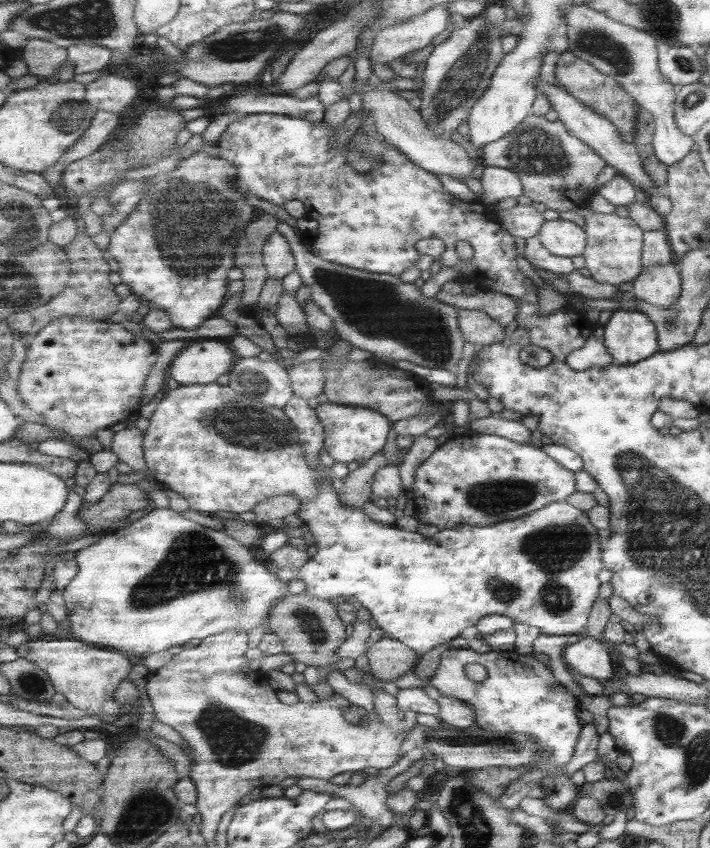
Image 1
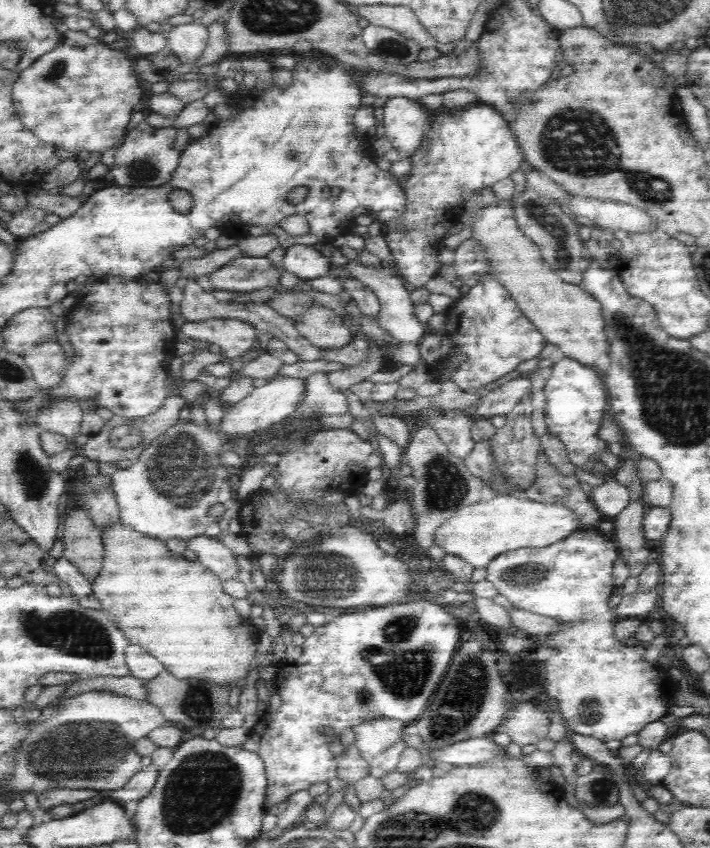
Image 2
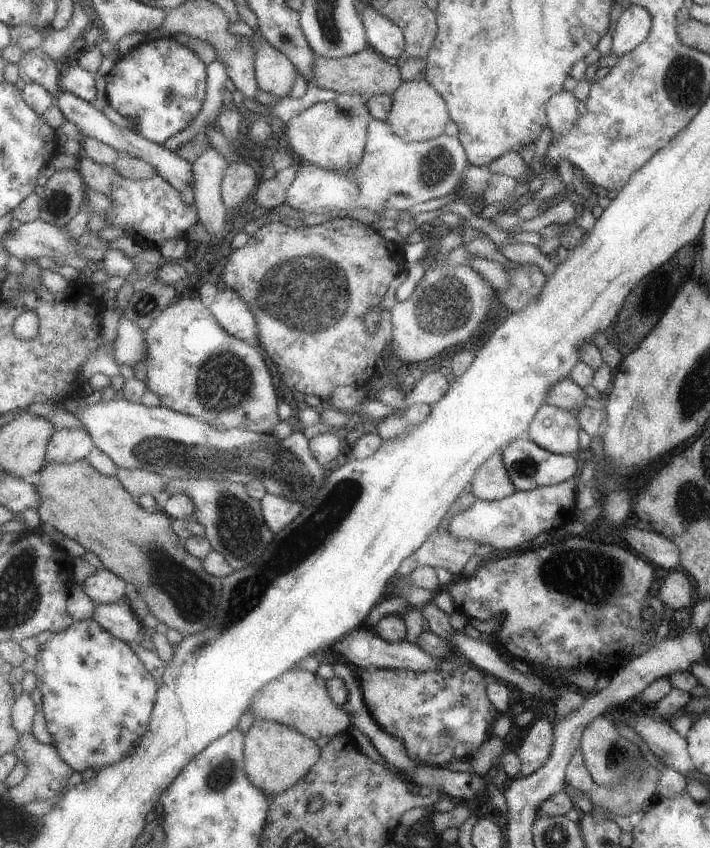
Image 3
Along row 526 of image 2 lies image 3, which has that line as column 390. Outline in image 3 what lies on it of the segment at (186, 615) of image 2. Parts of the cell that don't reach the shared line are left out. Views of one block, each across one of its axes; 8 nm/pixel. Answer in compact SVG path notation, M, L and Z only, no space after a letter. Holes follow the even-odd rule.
M428 81L406 82L392 96L393 108L387 121L397 136L407 142L420 142L445 134L445 124L452 120L450 107L446 99Z

